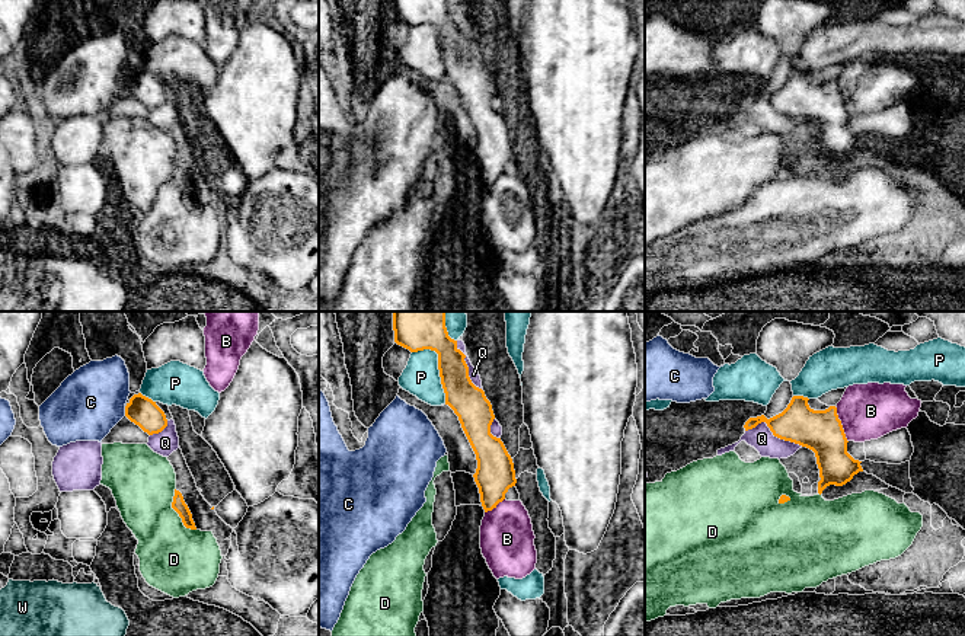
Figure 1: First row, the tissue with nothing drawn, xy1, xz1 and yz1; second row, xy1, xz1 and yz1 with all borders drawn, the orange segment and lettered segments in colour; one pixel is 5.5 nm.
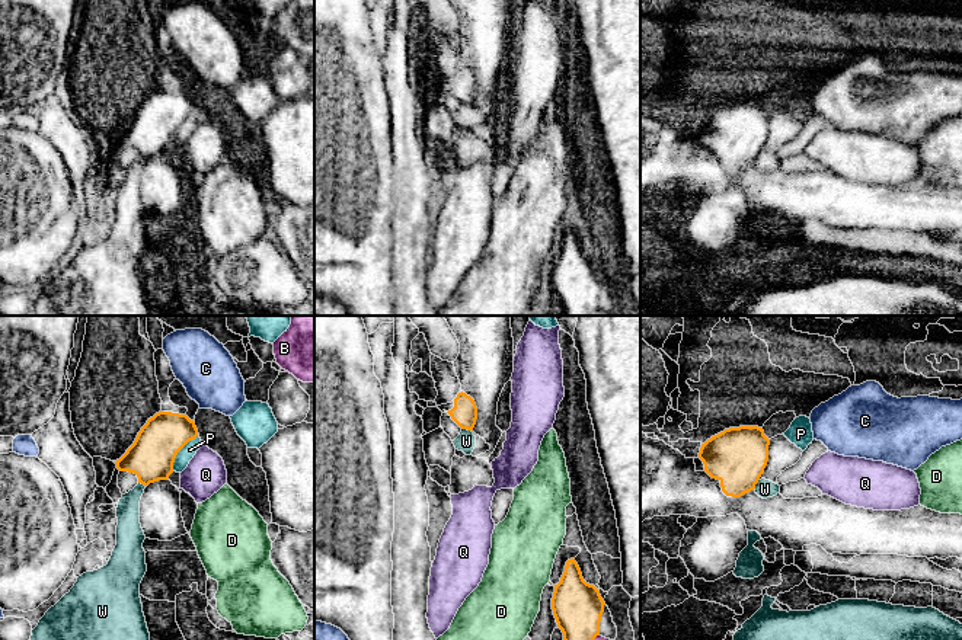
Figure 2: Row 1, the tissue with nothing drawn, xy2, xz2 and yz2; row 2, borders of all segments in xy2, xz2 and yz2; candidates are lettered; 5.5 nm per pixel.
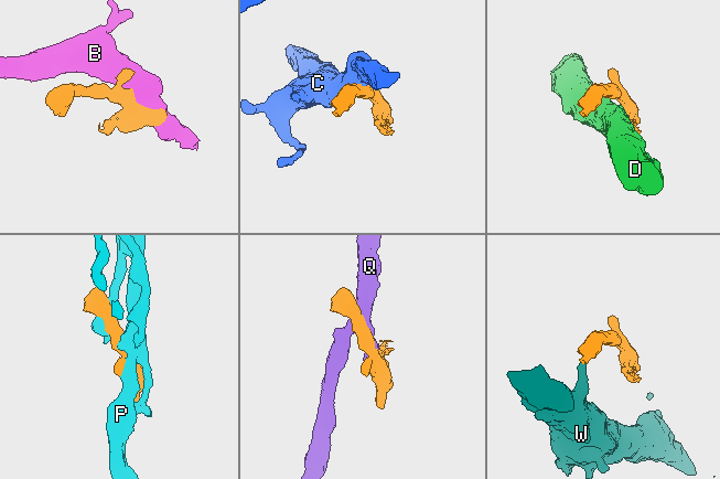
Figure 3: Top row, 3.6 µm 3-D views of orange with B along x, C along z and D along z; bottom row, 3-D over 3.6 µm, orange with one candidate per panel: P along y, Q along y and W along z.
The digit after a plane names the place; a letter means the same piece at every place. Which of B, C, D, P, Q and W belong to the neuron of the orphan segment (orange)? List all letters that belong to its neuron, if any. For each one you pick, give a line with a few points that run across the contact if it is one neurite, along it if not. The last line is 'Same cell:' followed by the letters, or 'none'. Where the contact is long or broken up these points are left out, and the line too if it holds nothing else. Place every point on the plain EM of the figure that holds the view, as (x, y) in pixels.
Same cell: none

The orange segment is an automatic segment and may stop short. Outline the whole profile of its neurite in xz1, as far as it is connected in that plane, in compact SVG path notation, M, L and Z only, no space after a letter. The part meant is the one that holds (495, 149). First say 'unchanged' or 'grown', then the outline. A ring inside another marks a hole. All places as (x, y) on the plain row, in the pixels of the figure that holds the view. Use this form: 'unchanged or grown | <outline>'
unchanged | M393 0L393 4L394 16L410 26L431 23L438 28L438 44L445 67L445 79L458 90L461 102L476 128L477 143L473 151L479 162L485 186L492 185L505 173L508 163L515 160L515 144L501 112L491 108L491 99L495 93L492 79L486 73L485 65L472 57L469 41L464 35L466 29L457 22L457 15L448 10L445 0Z

